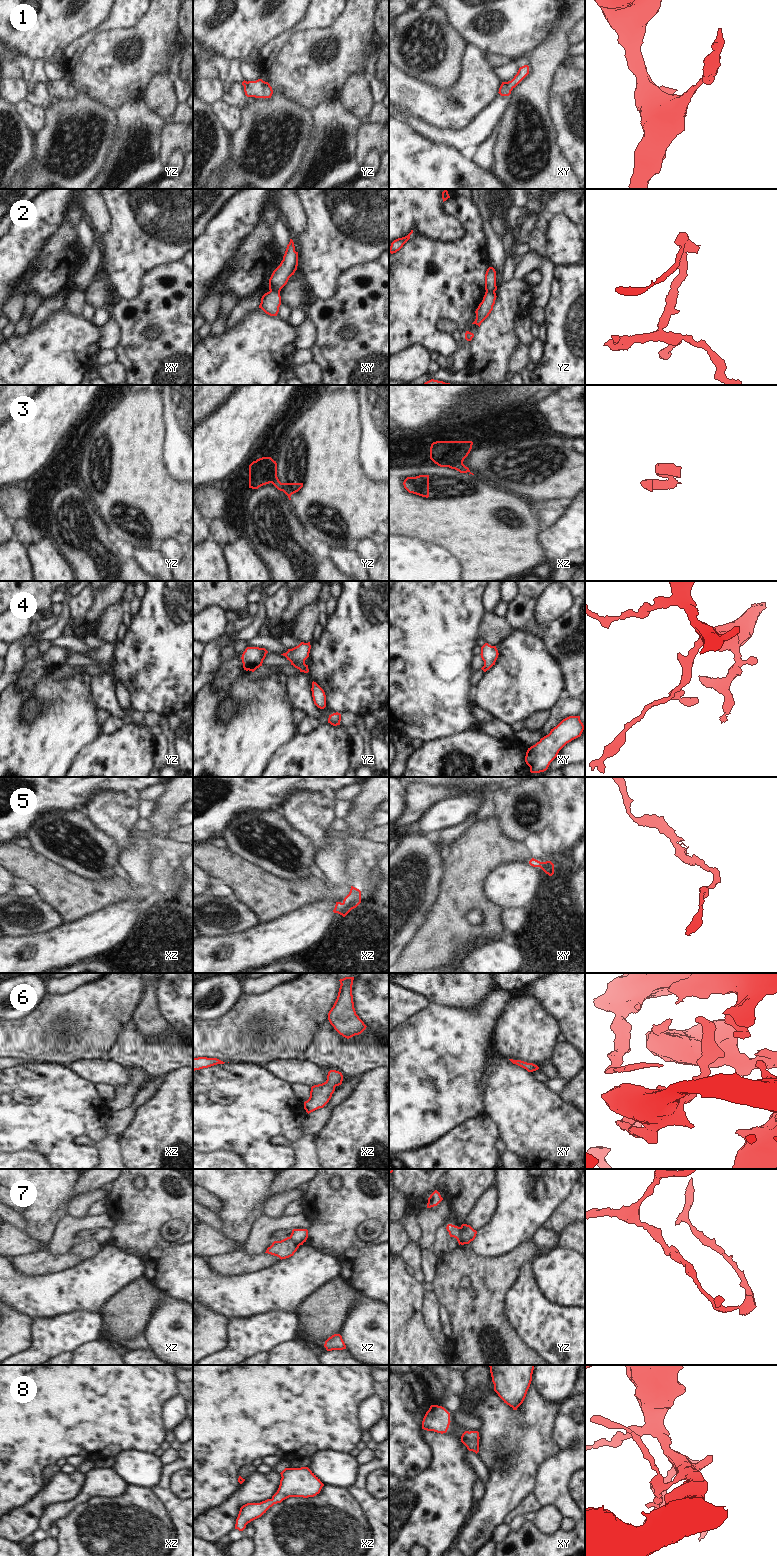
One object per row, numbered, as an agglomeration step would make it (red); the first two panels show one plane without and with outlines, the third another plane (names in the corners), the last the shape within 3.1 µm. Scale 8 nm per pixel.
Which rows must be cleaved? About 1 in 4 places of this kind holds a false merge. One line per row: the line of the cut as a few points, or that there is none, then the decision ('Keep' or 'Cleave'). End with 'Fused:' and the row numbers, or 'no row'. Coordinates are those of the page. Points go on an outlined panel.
1: No split. Keep
2: Split along xy (270, 290), (279, 291). Cleave
3: Split along yz (280, 483), (282, 490). Cleave
4: No split. Keep
5: No split. Keep
6: No split. Keep
7: Split along yz (459, 1227), (460, 1243). Cleave
8: No split. Keep
Fused: 2, 3, 7

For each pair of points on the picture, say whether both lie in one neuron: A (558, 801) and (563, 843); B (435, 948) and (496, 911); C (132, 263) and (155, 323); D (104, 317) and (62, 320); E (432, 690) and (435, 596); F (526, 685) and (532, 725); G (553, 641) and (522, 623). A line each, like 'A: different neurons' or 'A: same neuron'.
A: same neuron
B: same neuron
C: different neurons
D: different neurons
E: same neuron
F: different neurons
G: same neuron

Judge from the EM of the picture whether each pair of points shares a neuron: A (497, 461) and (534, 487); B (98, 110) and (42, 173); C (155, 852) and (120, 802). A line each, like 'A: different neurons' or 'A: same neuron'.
A: same neuron
B: same neuron
C: same neuron

